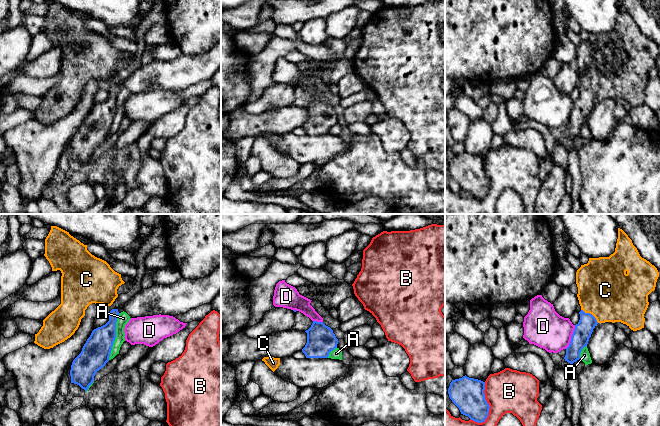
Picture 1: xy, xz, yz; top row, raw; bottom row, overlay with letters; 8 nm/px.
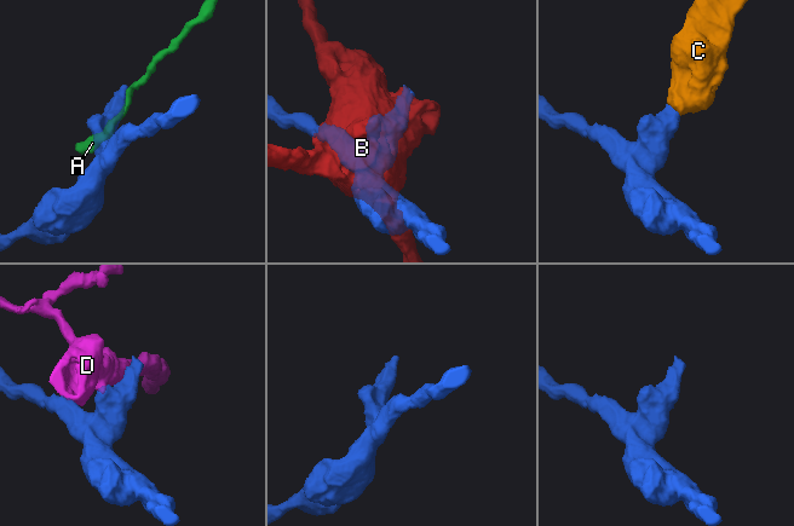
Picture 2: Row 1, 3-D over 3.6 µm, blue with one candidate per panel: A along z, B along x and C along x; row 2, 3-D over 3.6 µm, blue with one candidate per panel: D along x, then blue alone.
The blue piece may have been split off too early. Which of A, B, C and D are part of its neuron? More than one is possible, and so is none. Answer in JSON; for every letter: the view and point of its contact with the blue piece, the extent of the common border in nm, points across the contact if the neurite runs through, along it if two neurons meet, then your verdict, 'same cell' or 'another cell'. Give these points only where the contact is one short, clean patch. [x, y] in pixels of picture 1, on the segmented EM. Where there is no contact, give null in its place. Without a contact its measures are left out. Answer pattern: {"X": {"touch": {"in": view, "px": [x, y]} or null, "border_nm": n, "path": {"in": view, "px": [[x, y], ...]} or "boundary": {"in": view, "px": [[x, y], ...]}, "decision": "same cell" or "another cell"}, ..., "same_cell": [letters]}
{"A": {"touch": {"in": "xy", "px": [115, 336]}, "border_nm": 380, "decision": "another cell"}, "B": {"touch": {"in": "yz", "px": [488, 404]}, "border_nm": 340, "decision": "another cell"}, "C": {"touch": {"in": "yz", "px": [589, 313]}, "border_nm": 180, "path": {"in": "yz", "px": [[583, 330], [588, 321], [589, 313], [605, 290]]}, "decision": "same cell"}, "D": {"touch": {"in": "yz", "px": [571, 337]}, "border_nm": 200, "decision": "another cell"}, "same_cell": ["C"]}

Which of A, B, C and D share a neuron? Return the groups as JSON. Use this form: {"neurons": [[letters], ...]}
{"neurons": [["A"], ["B"], ["C"], ["D"]]}

